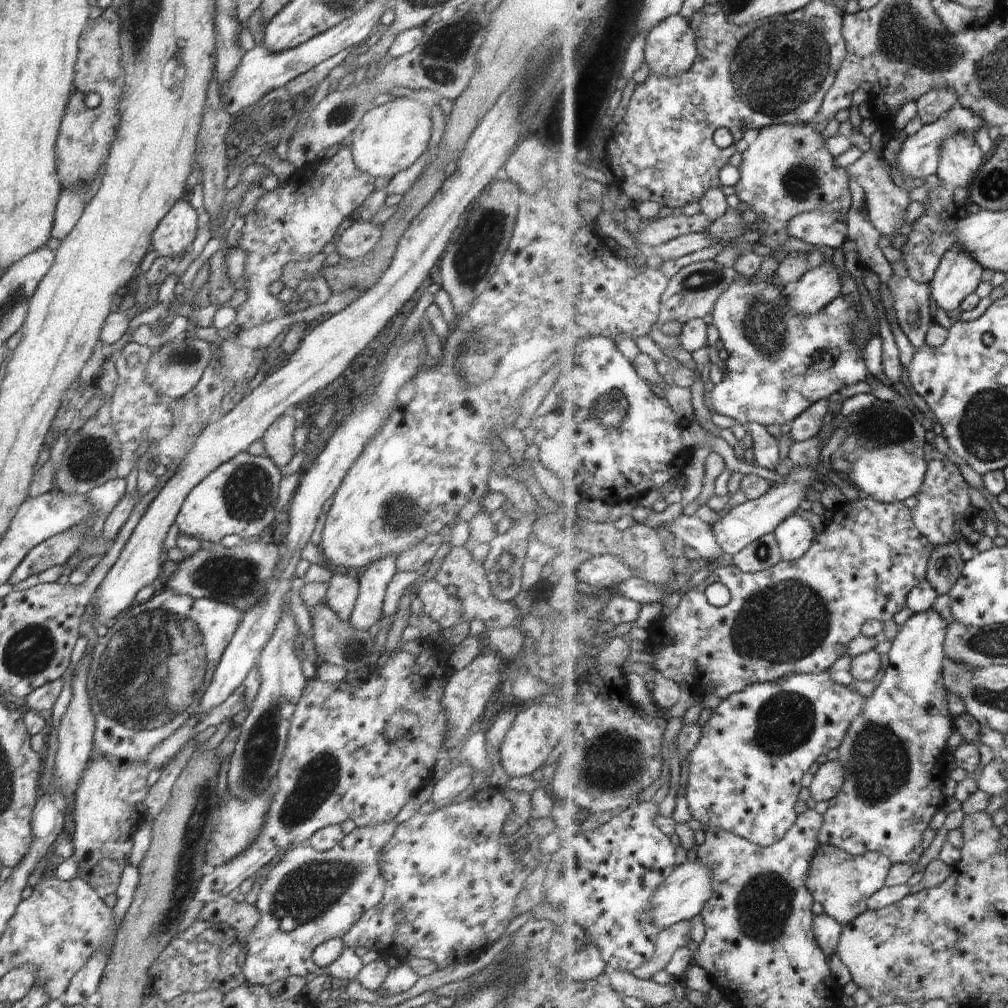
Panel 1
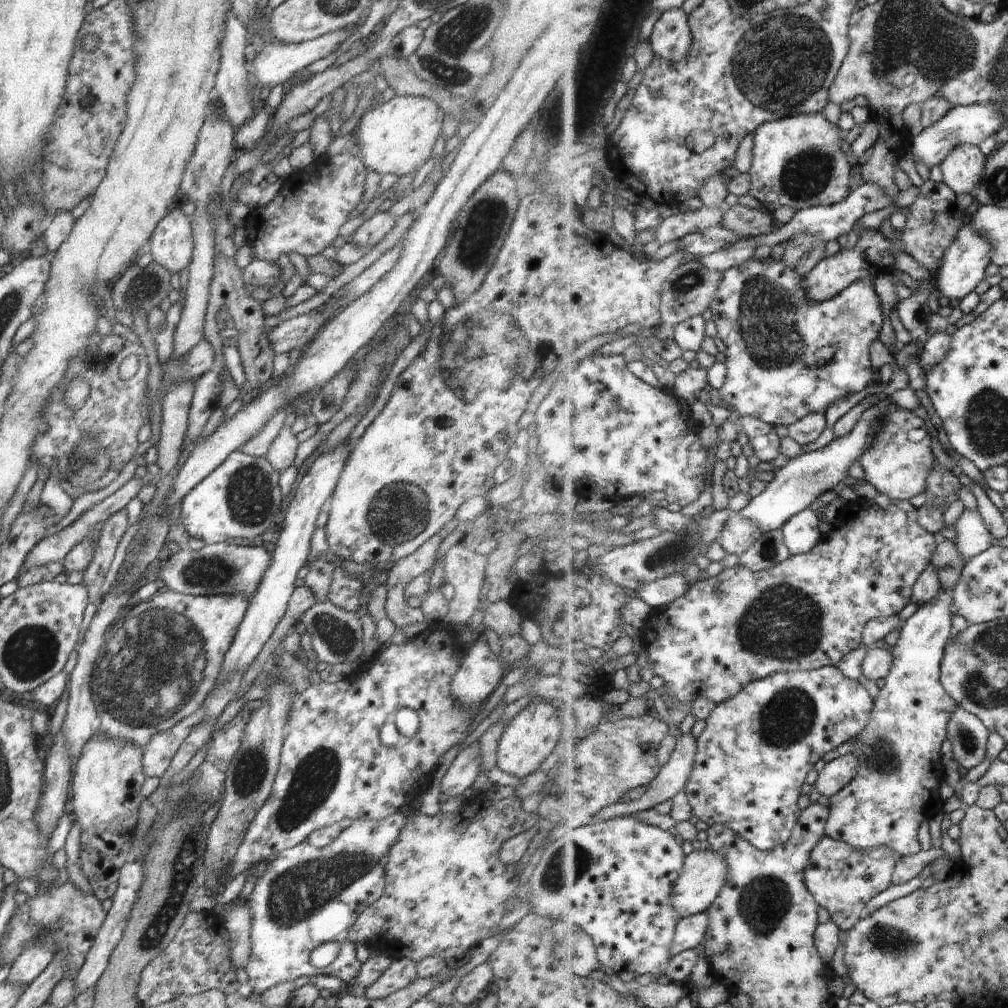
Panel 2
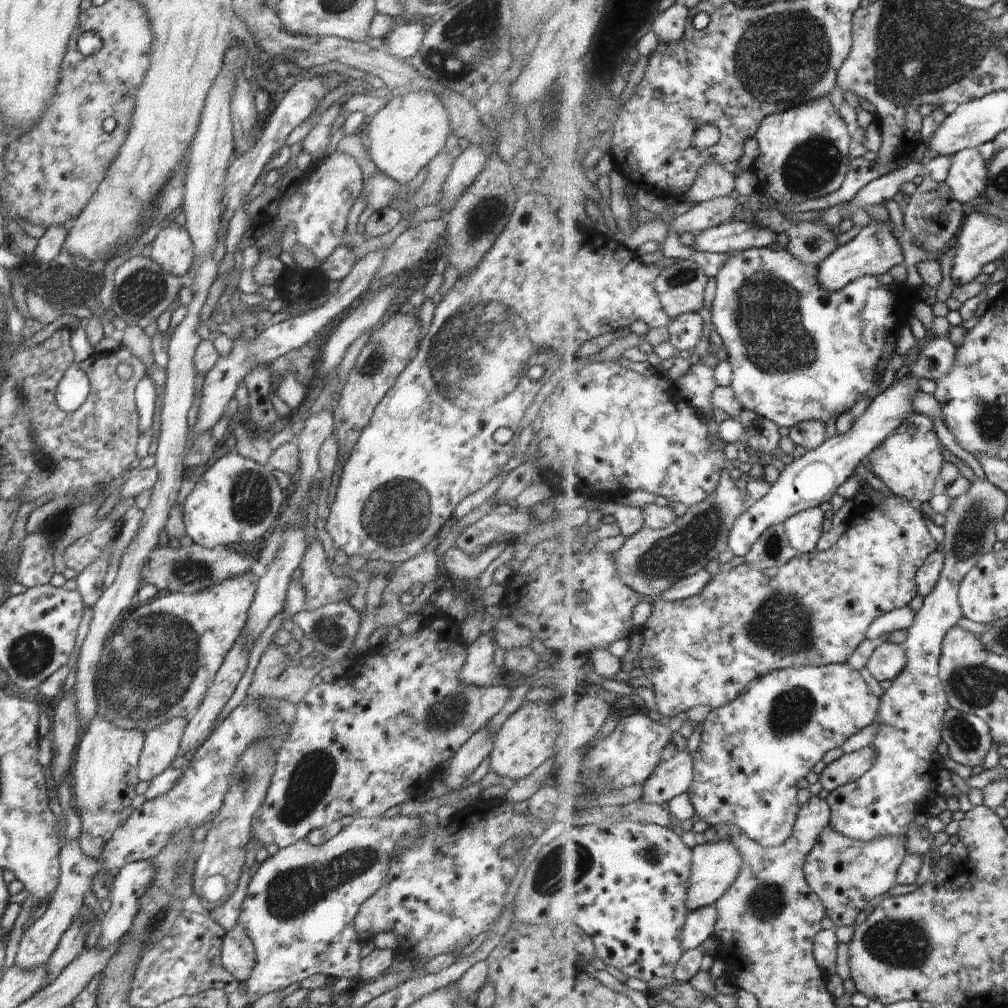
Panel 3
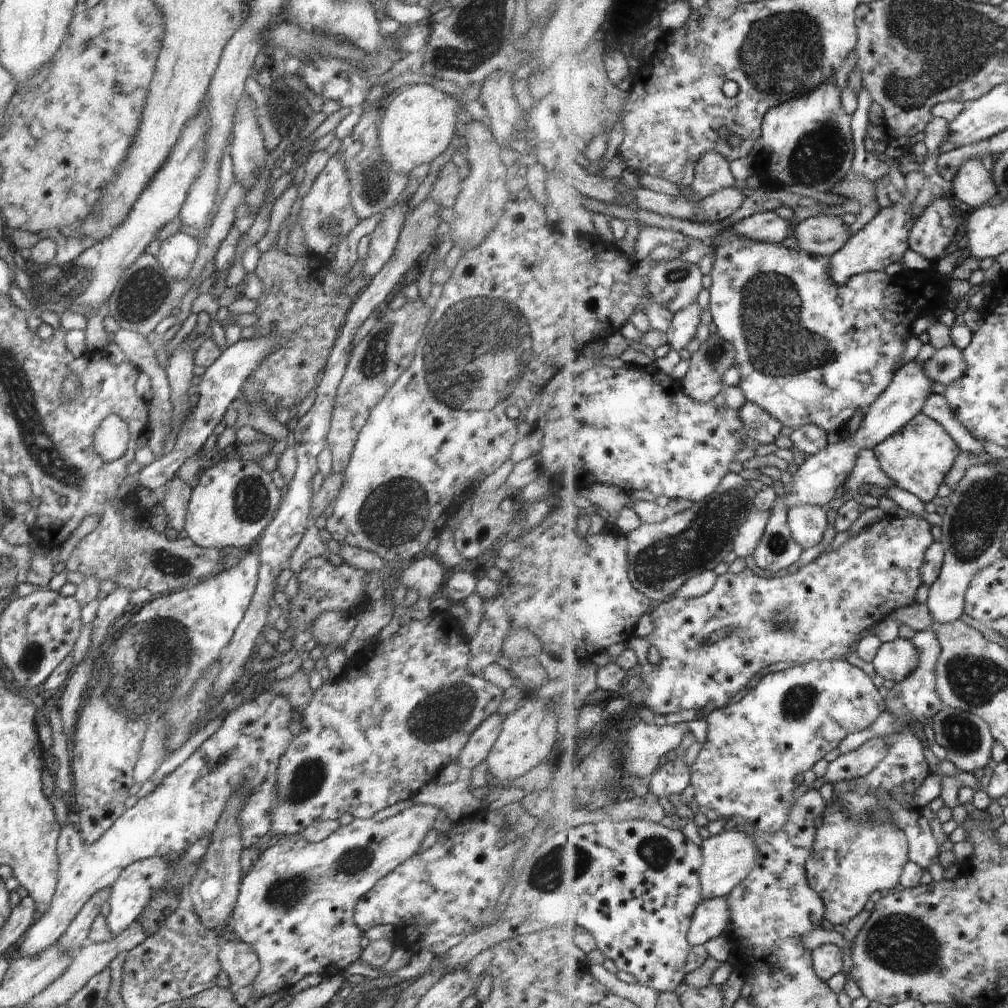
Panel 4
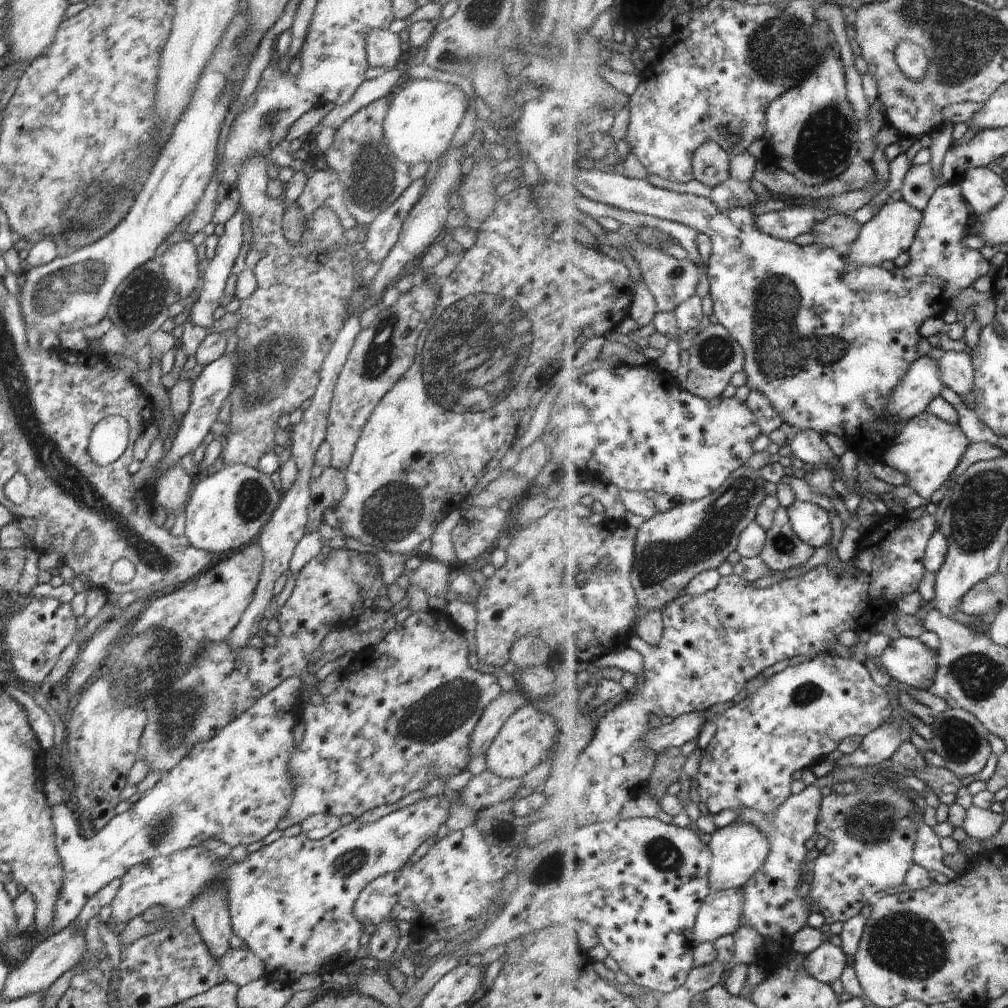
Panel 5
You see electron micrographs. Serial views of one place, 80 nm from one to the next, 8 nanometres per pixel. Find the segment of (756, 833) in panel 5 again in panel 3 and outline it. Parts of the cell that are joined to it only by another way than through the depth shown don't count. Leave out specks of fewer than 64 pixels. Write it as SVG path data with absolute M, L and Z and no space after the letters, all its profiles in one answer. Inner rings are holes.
M730 839L701 842L694 848L689 907L692 911L717 904L738 880L745 863L742 851Z

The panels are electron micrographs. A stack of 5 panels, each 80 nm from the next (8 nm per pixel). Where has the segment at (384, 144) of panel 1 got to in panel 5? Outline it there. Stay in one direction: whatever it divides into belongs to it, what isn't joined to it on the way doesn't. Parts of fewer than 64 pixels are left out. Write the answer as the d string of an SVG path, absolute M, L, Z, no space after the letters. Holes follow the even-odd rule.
M428 78L414 79L405 88L394 90L383 122L384 136L392 154L409 167L438 160L449 149L466 114L466 97L466 89Z

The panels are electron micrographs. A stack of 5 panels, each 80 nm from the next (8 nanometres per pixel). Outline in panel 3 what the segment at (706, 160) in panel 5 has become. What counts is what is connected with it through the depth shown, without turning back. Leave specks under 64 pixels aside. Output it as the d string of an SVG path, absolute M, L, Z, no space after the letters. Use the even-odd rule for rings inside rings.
M716 161L705 164L692 192L682 201L690 200L698 204L728 196L736 190L736 177L733 167L724 166Z

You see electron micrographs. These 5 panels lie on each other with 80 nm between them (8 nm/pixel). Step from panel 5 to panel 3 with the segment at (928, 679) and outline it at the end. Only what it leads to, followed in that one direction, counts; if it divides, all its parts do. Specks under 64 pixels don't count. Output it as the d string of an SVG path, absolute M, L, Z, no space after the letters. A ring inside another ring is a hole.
M888 641L877 648L868 669L878 680L896 680L908 666L908 651L903 644Z

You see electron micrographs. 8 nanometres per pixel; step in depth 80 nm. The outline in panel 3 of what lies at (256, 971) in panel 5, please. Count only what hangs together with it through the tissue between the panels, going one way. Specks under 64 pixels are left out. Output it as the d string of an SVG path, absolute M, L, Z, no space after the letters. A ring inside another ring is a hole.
M236 926L226 934L225 953L221 956L224 968L241 984L253 973L256 953L253 942L243 926Z

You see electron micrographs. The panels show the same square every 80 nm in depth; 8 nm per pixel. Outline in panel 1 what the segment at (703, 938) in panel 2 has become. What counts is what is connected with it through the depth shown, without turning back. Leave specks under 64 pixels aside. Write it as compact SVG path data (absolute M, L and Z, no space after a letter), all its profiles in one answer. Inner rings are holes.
M682 921L664 929L659 936L659 941L655 942L658 944L656 956L631 973L637 978L652 979L656 972L665 969L670 964L670 960L676 956L676 953L682 947L686 947L690 942L694 942L692 926L694 926L693 921Z

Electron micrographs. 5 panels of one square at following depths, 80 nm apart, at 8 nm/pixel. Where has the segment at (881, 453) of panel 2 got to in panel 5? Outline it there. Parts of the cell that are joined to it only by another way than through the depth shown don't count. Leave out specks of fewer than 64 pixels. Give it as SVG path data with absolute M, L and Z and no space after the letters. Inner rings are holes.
M924 411L912 419L896 437L884 460L886 464L910 475L911 486L924 498L932 498L934 492L953 480L954 471L961 466L962 459L972 444L962 426Z

